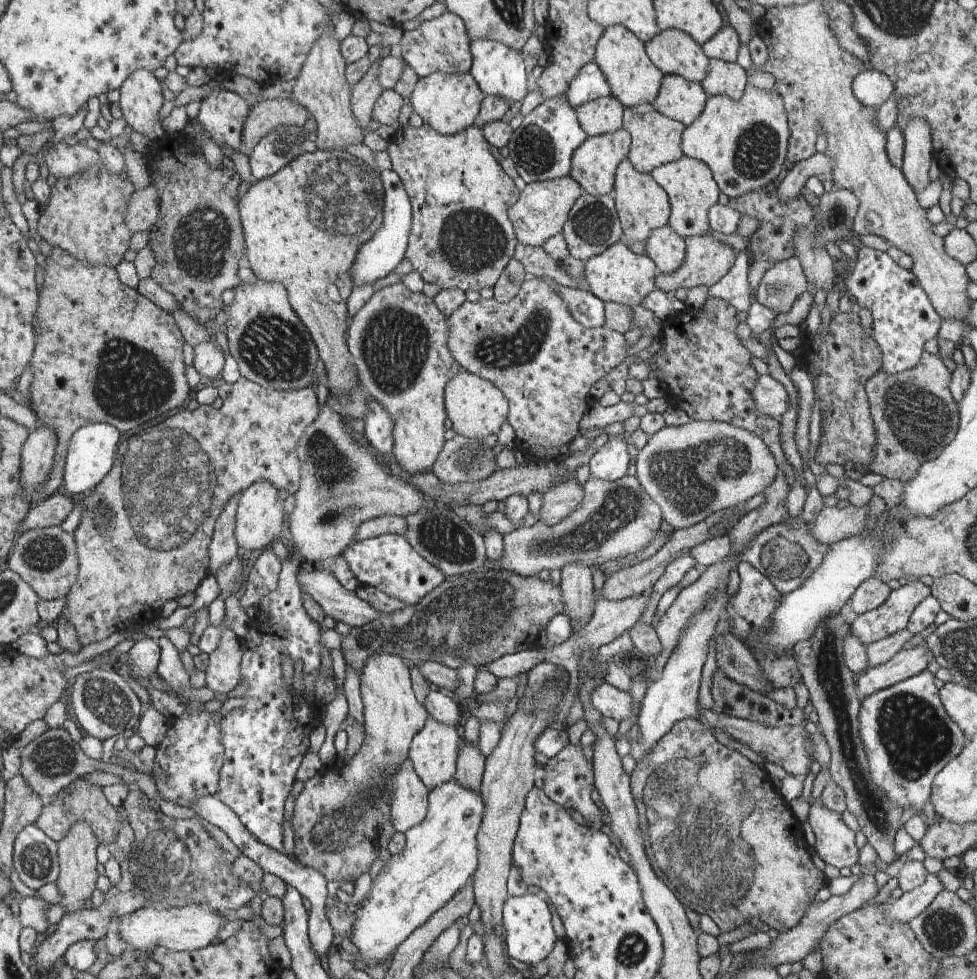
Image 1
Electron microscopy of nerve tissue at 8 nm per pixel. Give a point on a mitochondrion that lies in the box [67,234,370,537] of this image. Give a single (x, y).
(131, 383)

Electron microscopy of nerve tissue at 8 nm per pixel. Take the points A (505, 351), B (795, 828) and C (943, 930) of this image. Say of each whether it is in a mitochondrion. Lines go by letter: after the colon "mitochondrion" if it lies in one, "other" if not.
A: mitochondrion
B: other
C: mitochondrion

